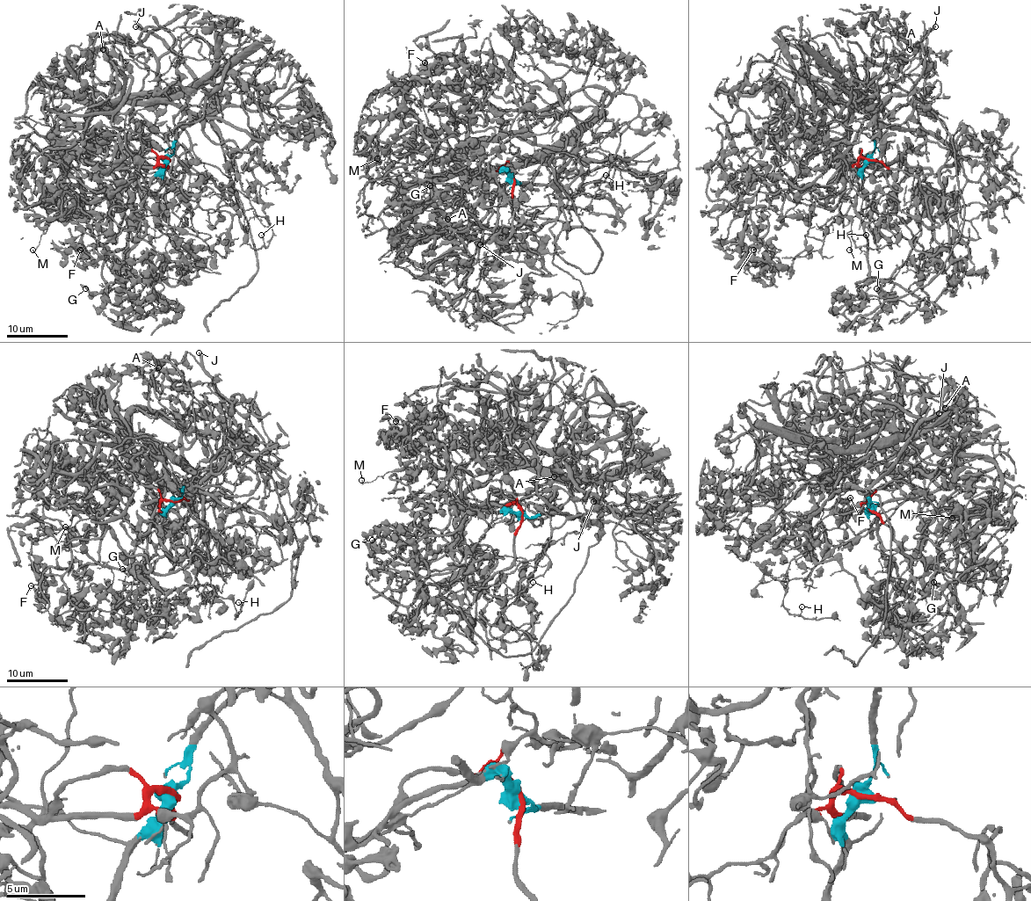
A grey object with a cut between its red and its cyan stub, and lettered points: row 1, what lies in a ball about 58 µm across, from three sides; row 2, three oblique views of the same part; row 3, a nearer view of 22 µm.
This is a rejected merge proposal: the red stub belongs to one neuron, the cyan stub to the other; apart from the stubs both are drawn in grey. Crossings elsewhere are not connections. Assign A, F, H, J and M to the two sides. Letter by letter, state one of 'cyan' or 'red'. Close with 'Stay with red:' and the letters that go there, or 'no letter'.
A: red
F: red
H: cyan
J: cyan
M: cyan
Stay with red: A, F

